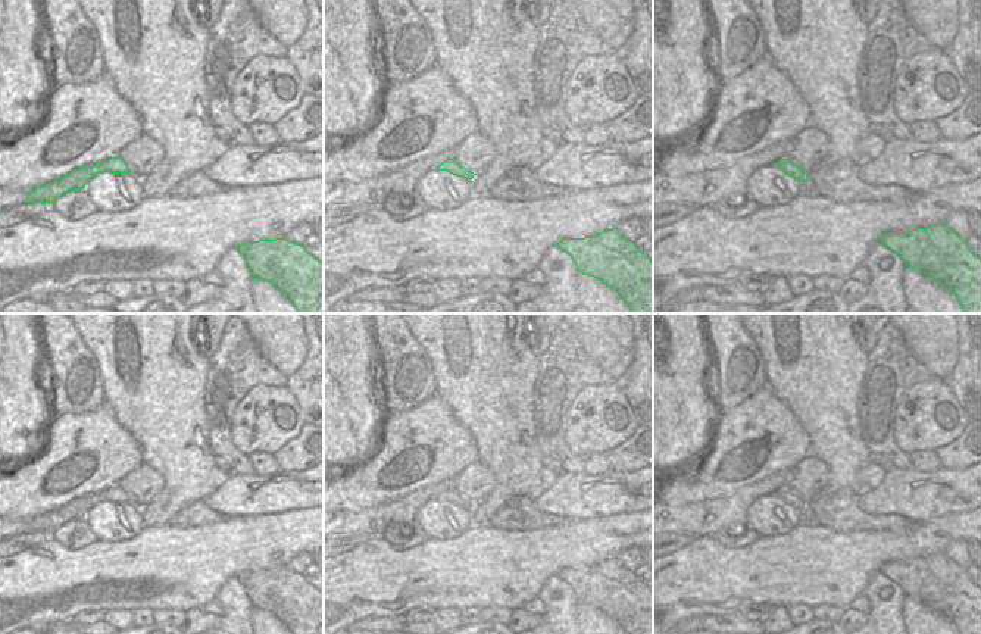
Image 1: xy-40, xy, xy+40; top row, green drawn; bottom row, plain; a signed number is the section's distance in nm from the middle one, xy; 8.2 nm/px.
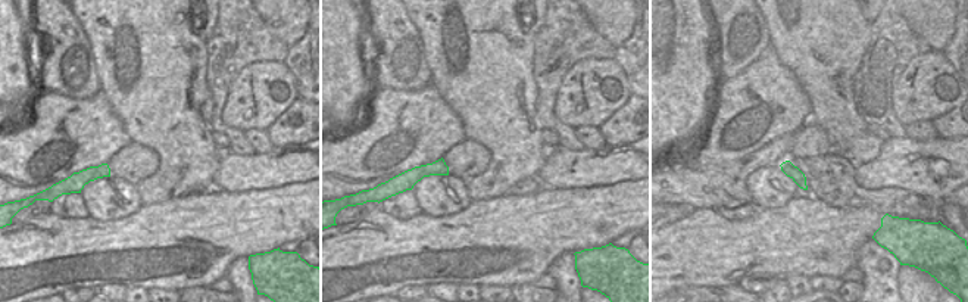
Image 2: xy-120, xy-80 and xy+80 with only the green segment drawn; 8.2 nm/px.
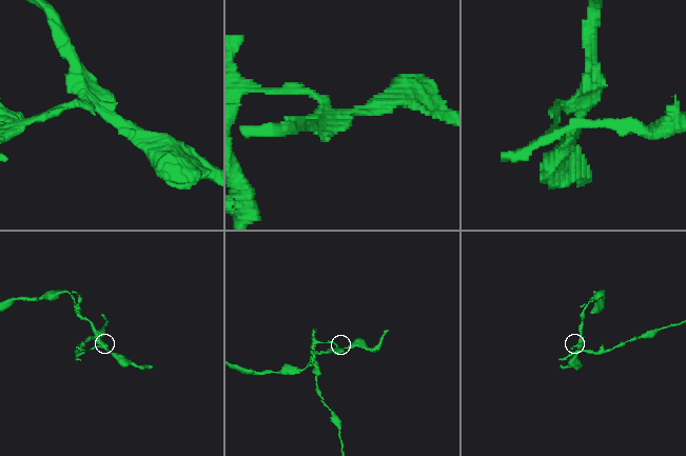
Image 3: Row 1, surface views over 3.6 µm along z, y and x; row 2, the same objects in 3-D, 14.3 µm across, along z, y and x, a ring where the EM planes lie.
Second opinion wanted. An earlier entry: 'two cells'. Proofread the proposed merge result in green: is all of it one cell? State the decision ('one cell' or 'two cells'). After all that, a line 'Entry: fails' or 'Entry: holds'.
two cells
Entry: holds

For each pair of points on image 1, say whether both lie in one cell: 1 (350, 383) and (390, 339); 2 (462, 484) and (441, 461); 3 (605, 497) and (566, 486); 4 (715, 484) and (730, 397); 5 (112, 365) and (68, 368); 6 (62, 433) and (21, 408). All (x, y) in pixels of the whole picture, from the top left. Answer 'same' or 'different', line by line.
1: different
2: different
3: same
4: different
5: different
6: different

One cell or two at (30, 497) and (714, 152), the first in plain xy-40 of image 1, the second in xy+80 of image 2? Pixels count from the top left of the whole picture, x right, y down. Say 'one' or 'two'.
one

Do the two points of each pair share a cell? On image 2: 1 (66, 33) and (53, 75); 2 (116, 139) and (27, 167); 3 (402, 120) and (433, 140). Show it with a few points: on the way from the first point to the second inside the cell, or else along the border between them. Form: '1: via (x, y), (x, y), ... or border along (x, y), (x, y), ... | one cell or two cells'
1: via (62, 43), (58, 65) | one cell
2: via (94, 137), (61, 137), (47, 150) | one cell
3: via (409, 127), (420, 127), (425, 133) | one cell

